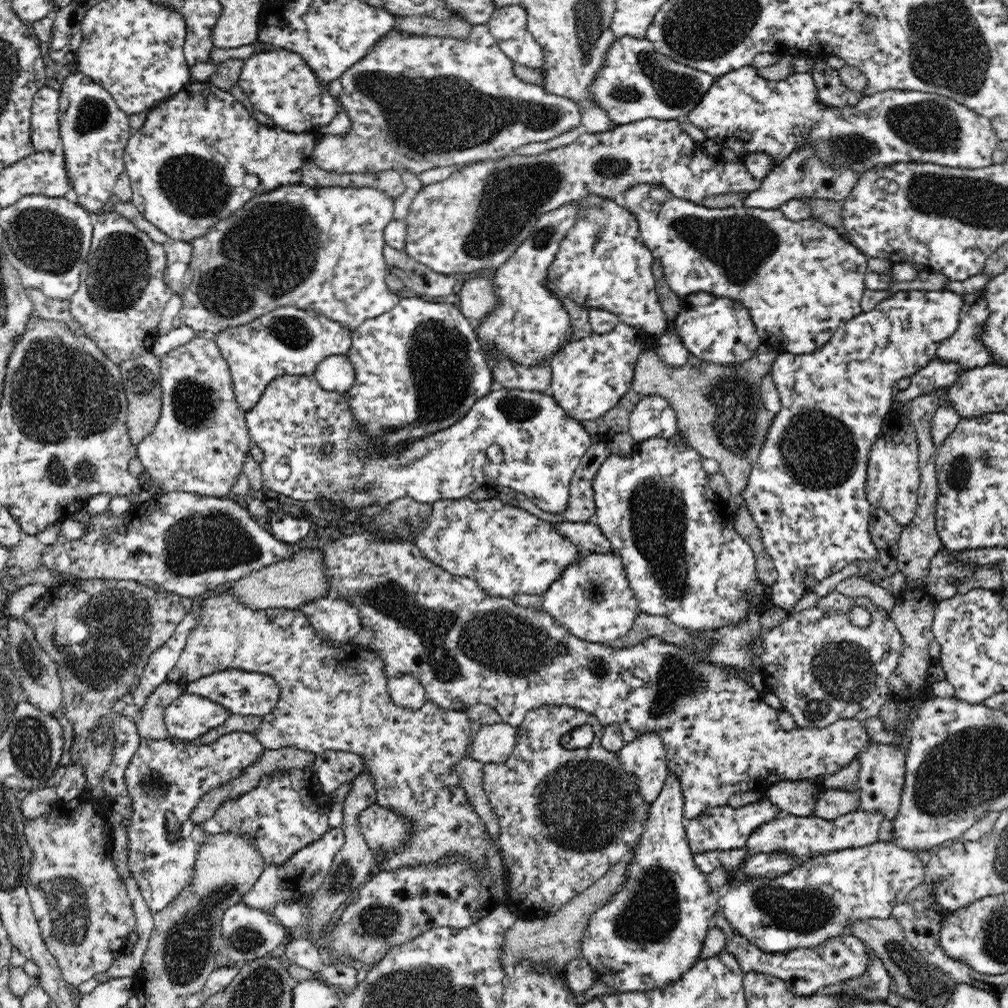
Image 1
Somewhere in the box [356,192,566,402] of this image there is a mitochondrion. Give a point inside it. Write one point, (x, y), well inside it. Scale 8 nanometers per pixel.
(544, 235)

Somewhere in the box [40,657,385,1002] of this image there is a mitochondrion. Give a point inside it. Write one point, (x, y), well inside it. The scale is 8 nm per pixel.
(188, 941)

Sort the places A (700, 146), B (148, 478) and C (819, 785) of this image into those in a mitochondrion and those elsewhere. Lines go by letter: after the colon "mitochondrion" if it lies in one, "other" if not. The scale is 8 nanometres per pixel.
A: other
B: other
C: other

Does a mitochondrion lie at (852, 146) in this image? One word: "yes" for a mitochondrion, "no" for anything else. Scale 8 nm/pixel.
yes

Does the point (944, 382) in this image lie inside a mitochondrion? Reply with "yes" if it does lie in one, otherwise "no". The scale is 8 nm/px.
no

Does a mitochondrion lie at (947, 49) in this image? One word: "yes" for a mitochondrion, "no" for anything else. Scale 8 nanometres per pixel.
yes

